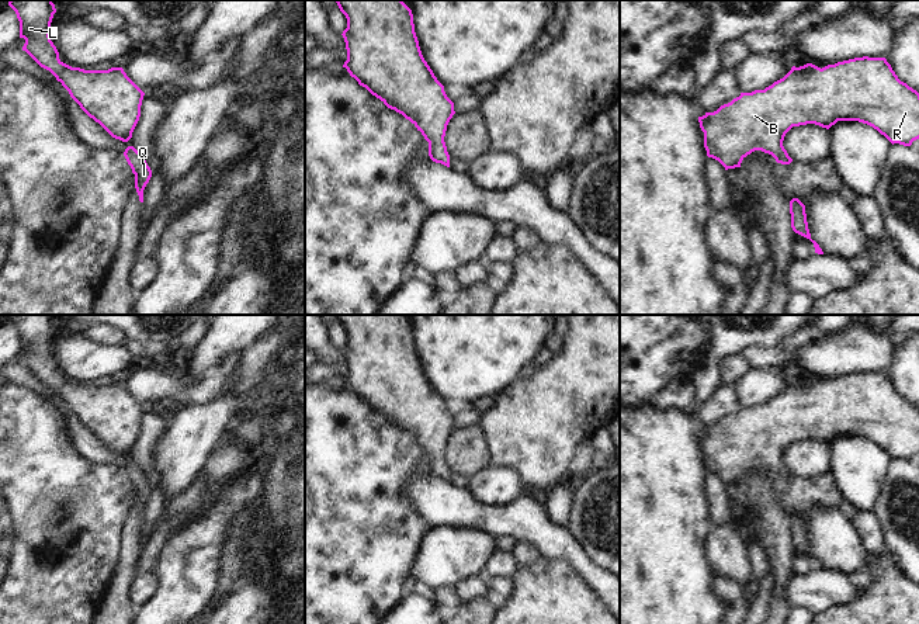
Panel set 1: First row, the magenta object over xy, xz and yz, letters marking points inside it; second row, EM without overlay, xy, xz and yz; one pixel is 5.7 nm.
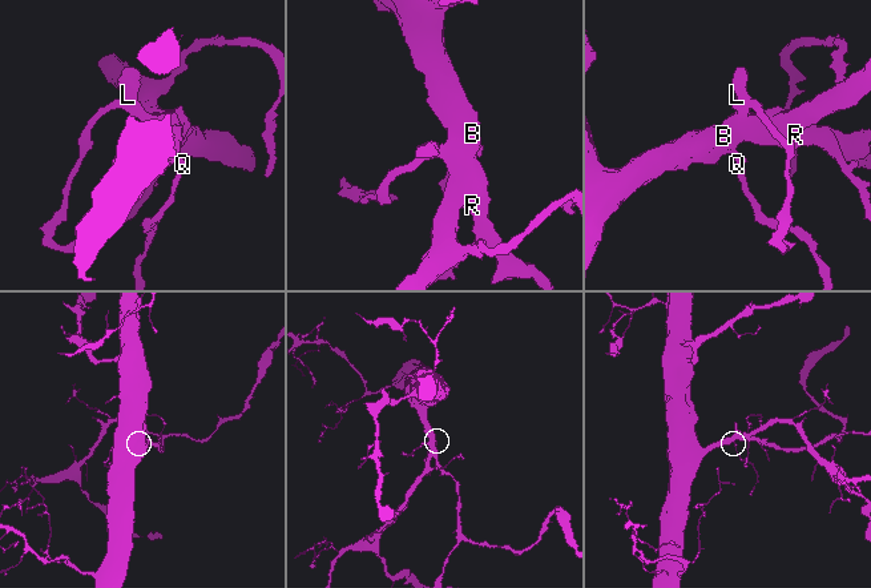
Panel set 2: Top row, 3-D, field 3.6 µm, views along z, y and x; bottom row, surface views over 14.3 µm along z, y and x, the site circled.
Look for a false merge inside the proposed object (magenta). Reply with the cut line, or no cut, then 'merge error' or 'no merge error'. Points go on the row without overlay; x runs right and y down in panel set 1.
no cut | no merge error

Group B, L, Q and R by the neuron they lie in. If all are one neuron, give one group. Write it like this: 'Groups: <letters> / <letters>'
Groups: B L Q R.

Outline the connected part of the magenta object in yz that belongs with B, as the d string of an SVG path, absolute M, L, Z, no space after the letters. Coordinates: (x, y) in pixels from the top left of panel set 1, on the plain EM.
M854 372L825 382L812 378L795 382L764 405L741 408L731 417L721 420L714 427L698 431L704 447L707 471L718 475L725 485L741 482L742 475L755 465L771 469L777 478L790 479L793 474L783 461L786 448L793 441L815 438L829 444L837 436L859 436L884 450L892 460L911 461L919 454L919 408L901 396L885 372Z

